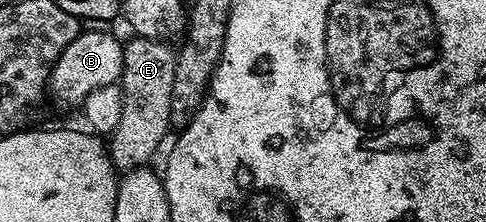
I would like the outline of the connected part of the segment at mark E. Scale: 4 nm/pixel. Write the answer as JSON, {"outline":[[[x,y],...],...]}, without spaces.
{"outline":[[[132,36],[123,47],[123,75],[121,88],[121,123],[109,135],[109,152],[116,170],[130,171],[148,164],[147,161],[159,149],[163,136],[170,126],[170,92],[173,90],[174,65],[176,50],[170,49],[167,41],[151,41],[147,37]]]}

